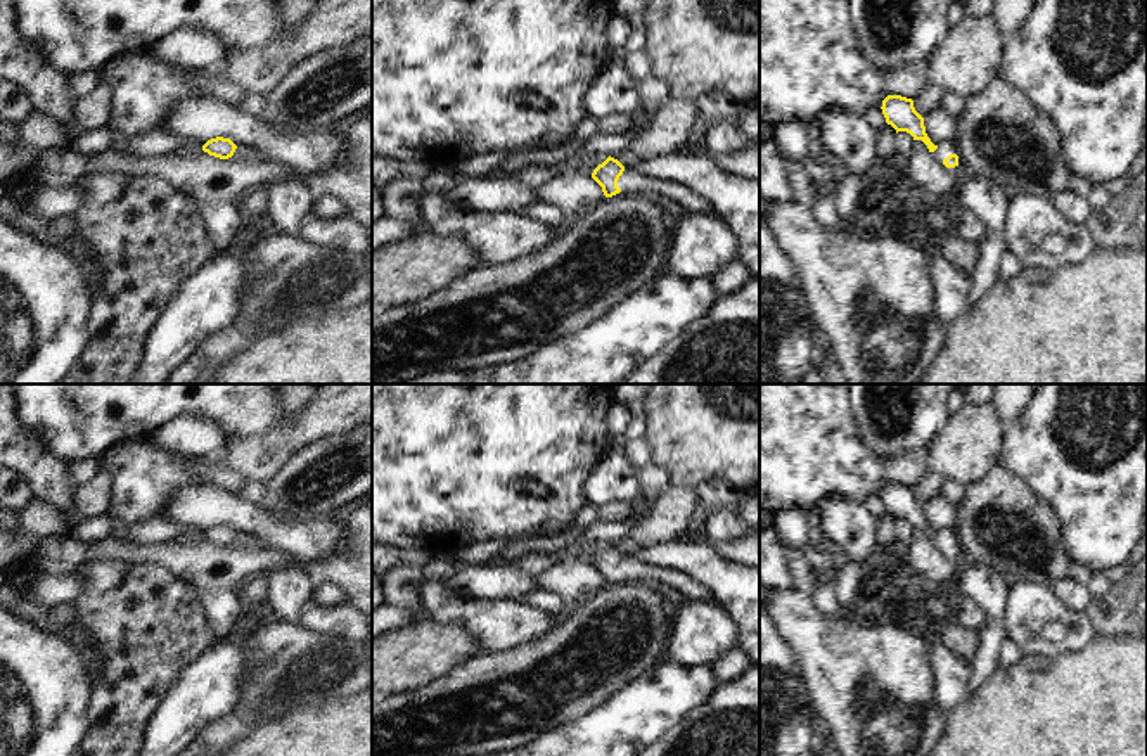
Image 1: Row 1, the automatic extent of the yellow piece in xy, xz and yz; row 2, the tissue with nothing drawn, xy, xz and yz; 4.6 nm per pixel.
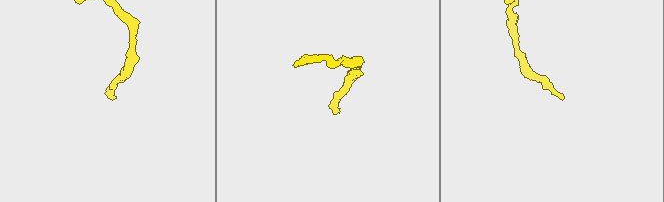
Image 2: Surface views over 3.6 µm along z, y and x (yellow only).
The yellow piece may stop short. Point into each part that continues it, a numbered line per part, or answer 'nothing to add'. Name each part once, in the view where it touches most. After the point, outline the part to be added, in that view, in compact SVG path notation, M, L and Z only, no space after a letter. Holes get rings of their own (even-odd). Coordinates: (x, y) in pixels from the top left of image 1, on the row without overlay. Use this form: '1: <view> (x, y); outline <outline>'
1: yz (945, 537); outline M943 529L934 538L934 545L945 554L946 561L957 561L962 555L962 541L955 529Z

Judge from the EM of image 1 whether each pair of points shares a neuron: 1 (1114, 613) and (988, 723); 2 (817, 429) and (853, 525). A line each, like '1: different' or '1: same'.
1: different
2: different

